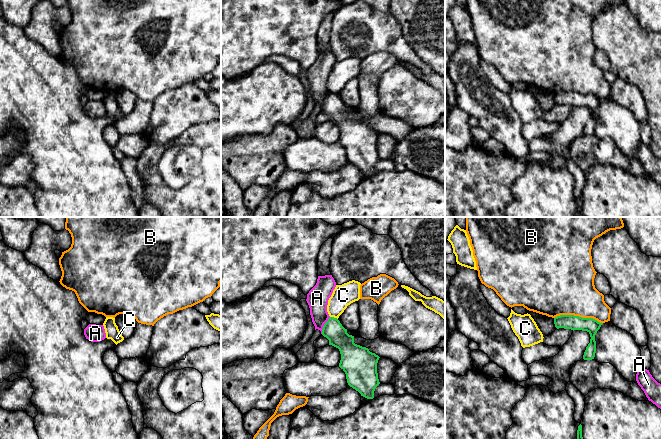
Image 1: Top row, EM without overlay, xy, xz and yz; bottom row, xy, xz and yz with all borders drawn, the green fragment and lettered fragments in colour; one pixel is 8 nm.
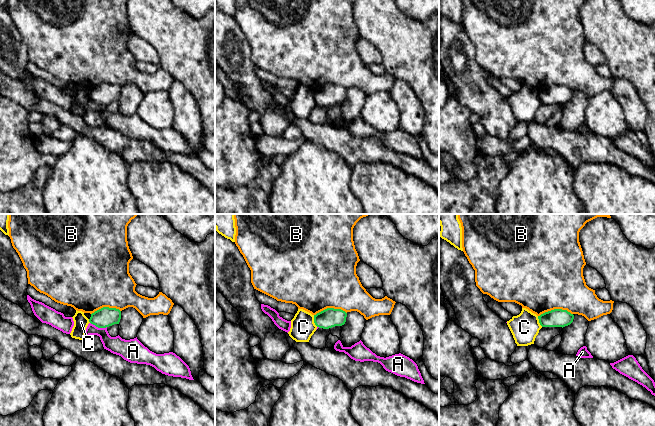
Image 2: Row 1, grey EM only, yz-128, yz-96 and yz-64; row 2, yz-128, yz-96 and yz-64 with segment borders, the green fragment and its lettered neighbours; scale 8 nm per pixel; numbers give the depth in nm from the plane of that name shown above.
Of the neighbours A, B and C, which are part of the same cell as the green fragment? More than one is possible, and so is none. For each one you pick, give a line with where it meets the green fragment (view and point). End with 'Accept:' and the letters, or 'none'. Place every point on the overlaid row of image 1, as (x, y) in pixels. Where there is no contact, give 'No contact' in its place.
Accept: none

